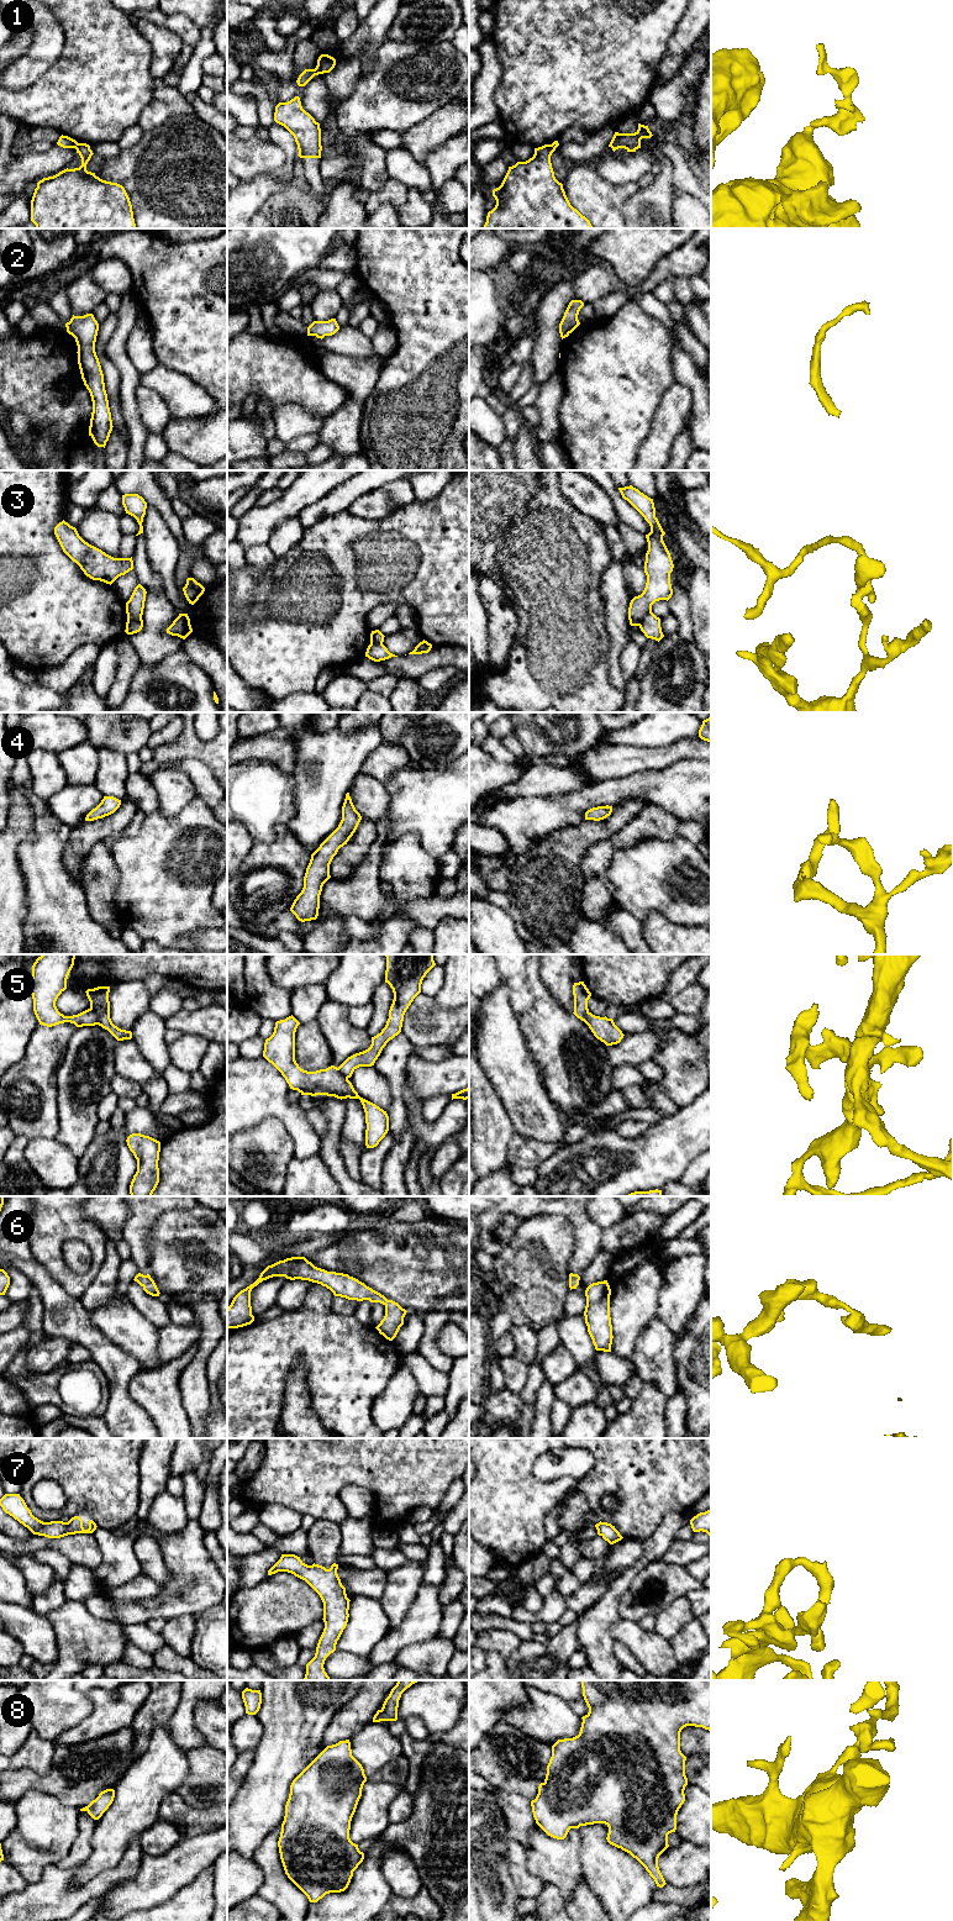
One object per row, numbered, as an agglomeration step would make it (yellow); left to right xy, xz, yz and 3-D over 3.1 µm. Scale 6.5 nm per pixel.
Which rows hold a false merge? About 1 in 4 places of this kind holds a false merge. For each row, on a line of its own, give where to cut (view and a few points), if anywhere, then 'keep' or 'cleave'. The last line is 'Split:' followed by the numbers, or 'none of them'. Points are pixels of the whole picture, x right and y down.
1: xz (316, 67), (321, 73) | cleave
2: no cut | keep
3: yz (651, 610), (637, 625) | cleave
4: no cut | keep
5: xy (90, 1006), (96, 1014), (99, 1024) | cleave
6: no cut | keep
7: no cut | keep
8: no cut | keep
Split: 1, 3, 5

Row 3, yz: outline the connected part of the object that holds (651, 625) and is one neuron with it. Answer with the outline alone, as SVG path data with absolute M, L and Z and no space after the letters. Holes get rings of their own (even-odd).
M652 611L643 617L638 626L647 638L659 642L664 637L660 627L660 619Z

